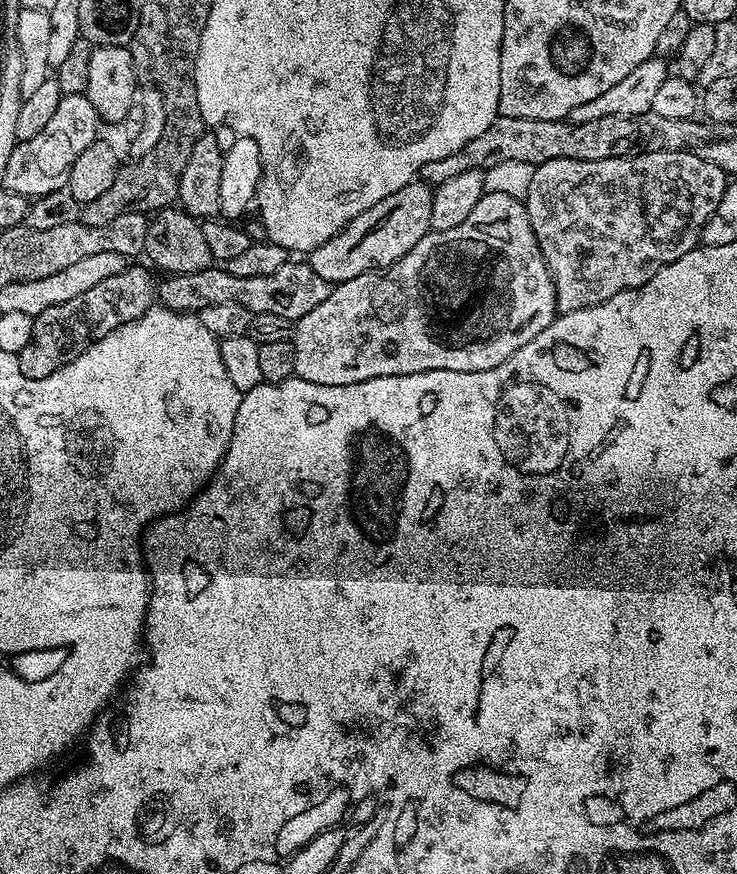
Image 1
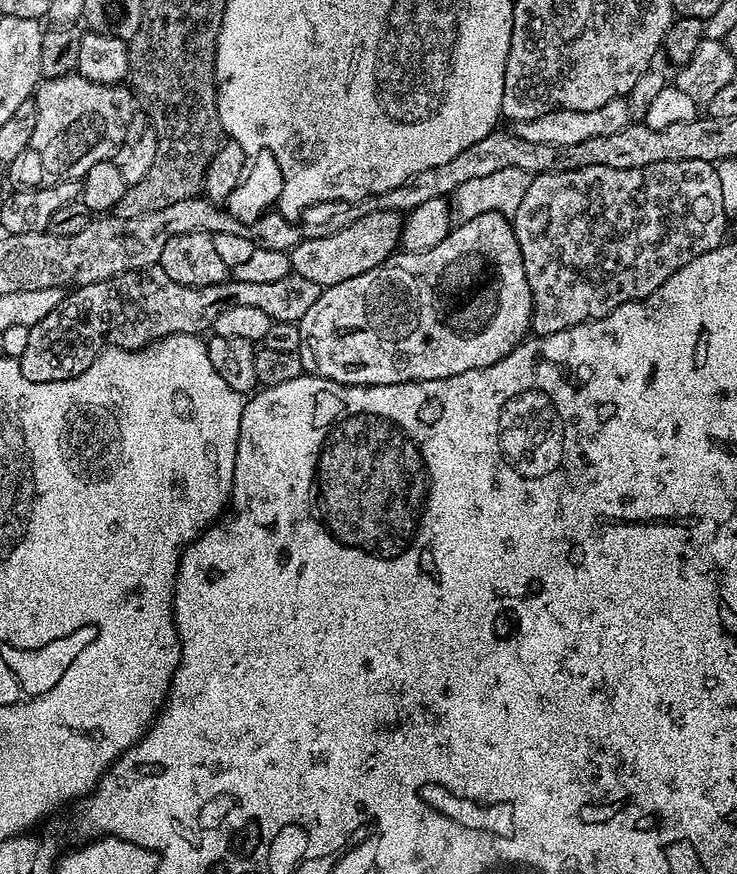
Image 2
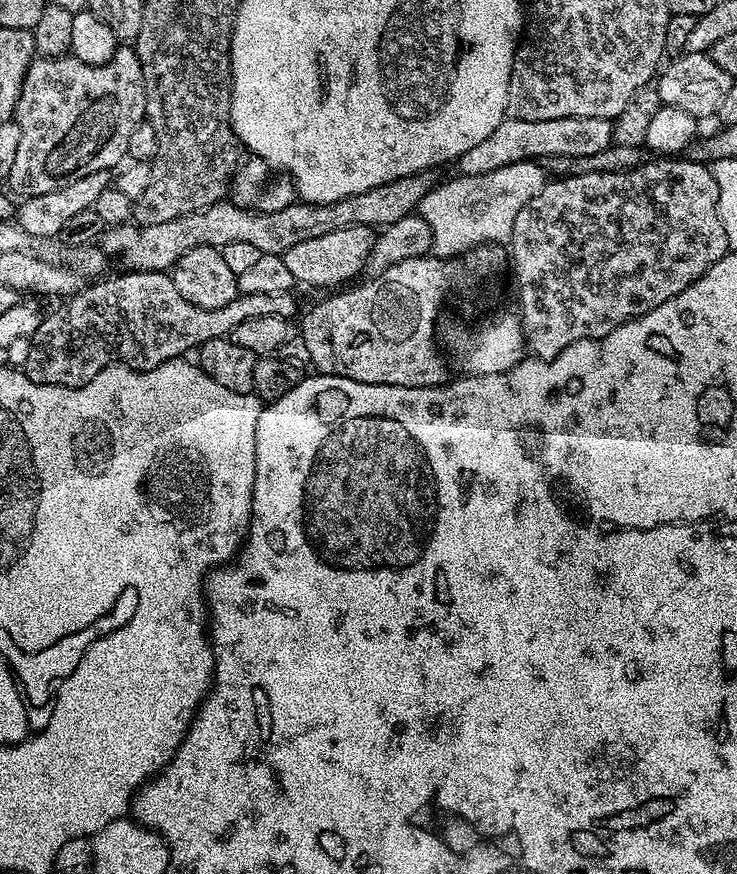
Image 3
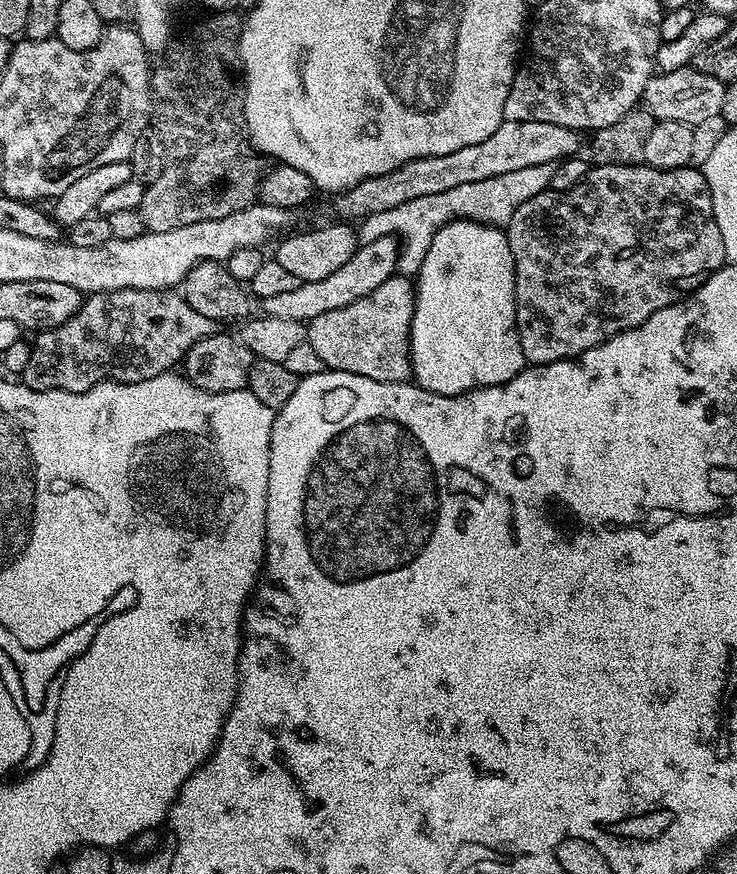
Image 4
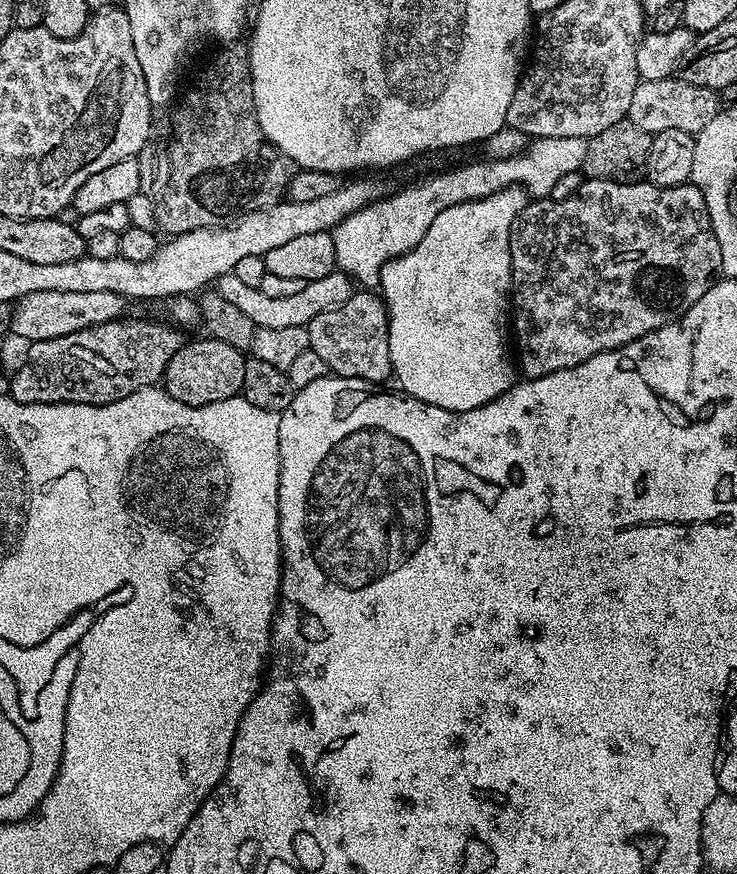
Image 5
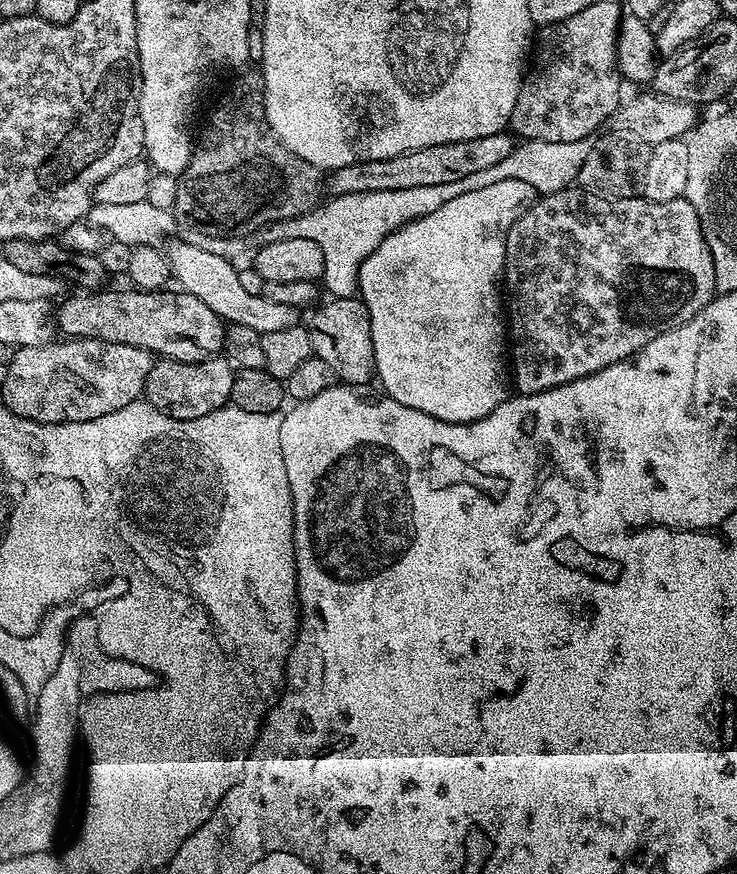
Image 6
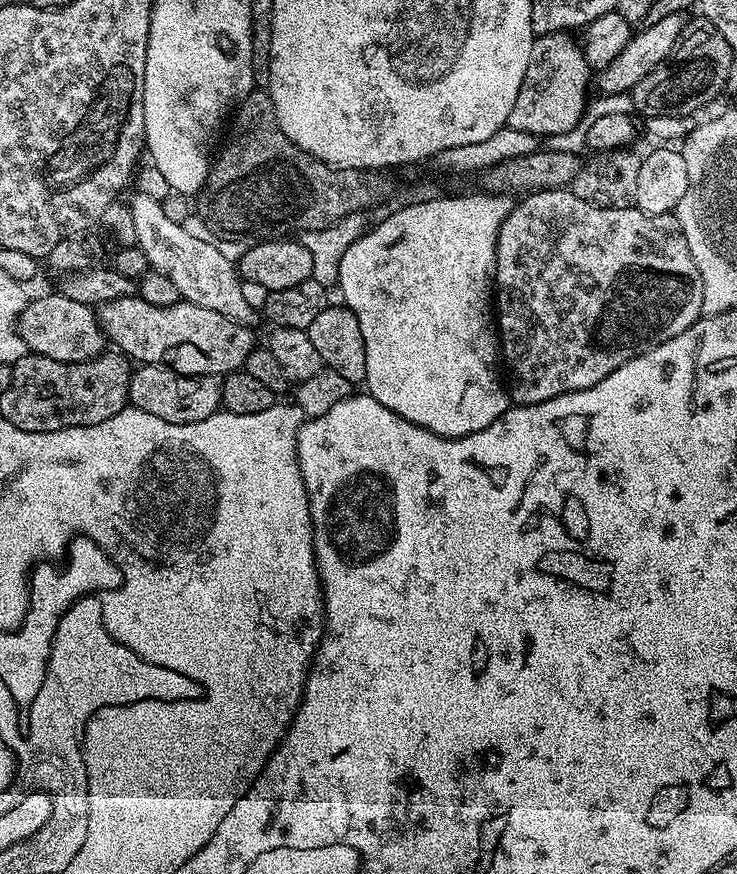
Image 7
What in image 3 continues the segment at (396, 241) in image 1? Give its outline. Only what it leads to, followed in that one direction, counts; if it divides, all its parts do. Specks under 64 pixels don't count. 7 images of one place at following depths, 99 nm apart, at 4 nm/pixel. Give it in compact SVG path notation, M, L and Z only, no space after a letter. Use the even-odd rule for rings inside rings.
M355 224L342 230L330 230L330 234L309 238L307 242L298 242L298 246L290 246L290 250L284 252L283 258L290 274L294 274L297 285L309 284L312 288L330 290L353 281L361 275L360 271L365 271L373 239L373 229Z

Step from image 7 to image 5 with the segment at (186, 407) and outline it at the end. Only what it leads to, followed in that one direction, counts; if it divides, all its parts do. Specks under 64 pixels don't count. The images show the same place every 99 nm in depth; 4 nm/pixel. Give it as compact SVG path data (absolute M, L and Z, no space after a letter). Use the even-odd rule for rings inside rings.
M189 339L184 343L174 358L170 358L162 377L164 391L191 408L201 408L210 402L222 402L231 396L239 396L244 387L245 353L221 340L203 339Z

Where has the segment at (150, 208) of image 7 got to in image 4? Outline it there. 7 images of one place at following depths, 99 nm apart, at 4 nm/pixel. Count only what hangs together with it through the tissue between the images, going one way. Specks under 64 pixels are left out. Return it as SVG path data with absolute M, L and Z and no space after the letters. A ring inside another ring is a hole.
M383 236L369 244L361 243L350 262L338 266L334 274L327 278L318 278L318 282L302 282L298 290L286 290L286 294L274 294L274 298L262 301L262 312L274 318L290 318L294 322L304 324L318 318L318 314L326 314L326 310L338 310L342 306L350 306L350 302L358 302L370 290L378 290L386 278L397 271L400 259L400 245L397 237Z

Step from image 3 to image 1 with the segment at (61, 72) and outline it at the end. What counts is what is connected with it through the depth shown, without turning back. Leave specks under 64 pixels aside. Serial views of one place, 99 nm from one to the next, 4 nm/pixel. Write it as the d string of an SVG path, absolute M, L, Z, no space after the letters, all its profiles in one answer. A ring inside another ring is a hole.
M64 94L56 104L54 118L42 126L38 134L29 140L21 140L10 154L6 165L2 186L14 194L37 198L63 189L68 182L68 175L82 150L97 143L96 131L101 131L100 115L94 110L84 94Z

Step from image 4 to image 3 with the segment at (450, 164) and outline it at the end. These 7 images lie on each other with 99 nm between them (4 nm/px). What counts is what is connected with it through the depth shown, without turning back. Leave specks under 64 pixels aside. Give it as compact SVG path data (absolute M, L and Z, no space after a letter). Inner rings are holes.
M505 118L486 138L486 142L478 142L478 146L466 150L458 161L458 172L461 176L477 176L490 174L490 170L498 170L502 166L510 166L523 160L541 161L550 156L573 156L586 158L590 154L598 154L606 150L613 141L613 121L602 118L546 118L545 120L518 120Z

